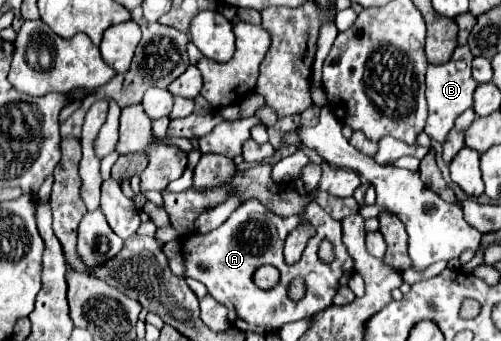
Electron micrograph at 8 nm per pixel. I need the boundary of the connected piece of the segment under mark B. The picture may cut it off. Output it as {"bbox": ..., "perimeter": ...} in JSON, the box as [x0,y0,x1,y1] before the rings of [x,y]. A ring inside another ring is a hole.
{"bbox":[424,46,478,142],"perimeter":[[[458,46],[452,54],[452,58],[446,62],[446,64],[440,64],[440,66],[428,66],[428,72],[426,72],[426,102],[428,102],[428,122],[426,122],[426,128],[424,132],[438,140],[438,142],[444,142],[448,132],[452,130],[454,126],[454,120],[468,108],[472,108],[472,94],[474,94],[474,88],[478,86],[478,82],[472,78],[470,74],[470,62],[472,62],[472,52],[468,46]],[[456,62],[466,62],[464,68],[458,68]]]}

